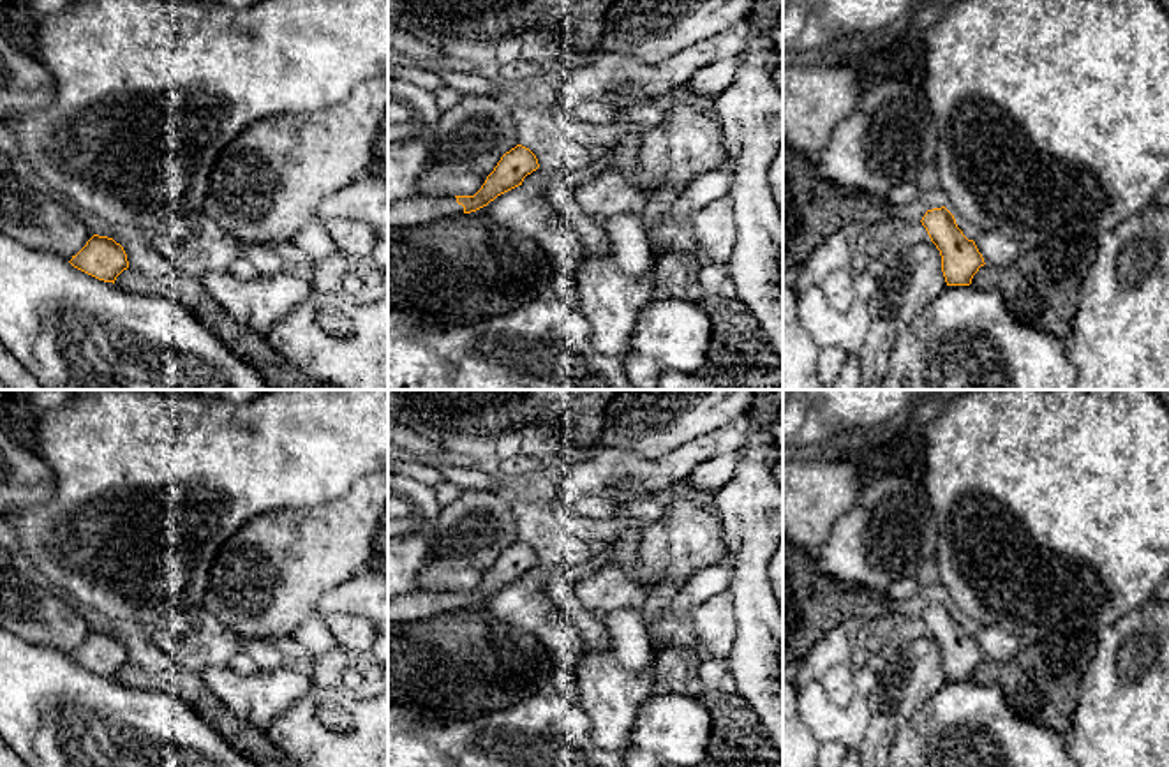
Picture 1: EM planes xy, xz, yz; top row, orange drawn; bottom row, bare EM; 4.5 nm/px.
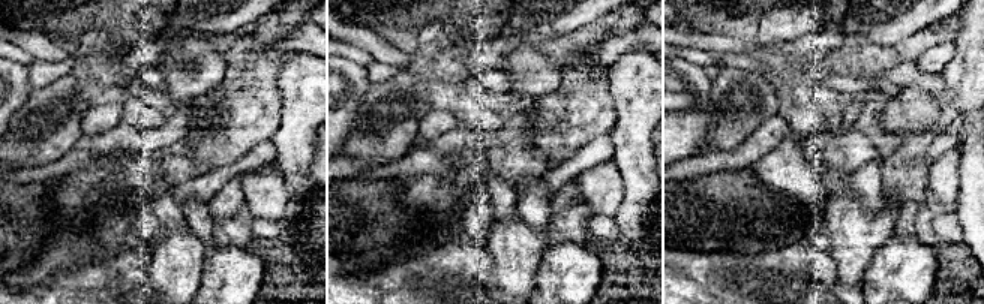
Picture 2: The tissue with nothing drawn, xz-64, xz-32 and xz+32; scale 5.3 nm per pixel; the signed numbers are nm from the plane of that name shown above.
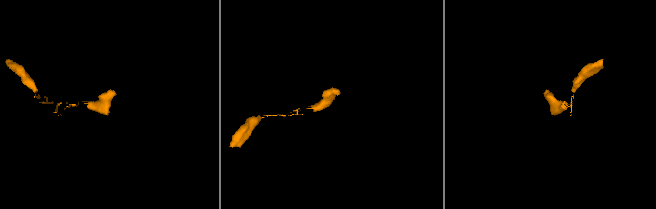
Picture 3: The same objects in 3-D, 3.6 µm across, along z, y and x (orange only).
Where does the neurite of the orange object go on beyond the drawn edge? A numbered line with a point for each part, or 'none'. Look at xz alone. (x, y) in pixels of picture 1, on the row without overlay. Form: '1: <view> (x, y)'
1: xz (416, 605)

